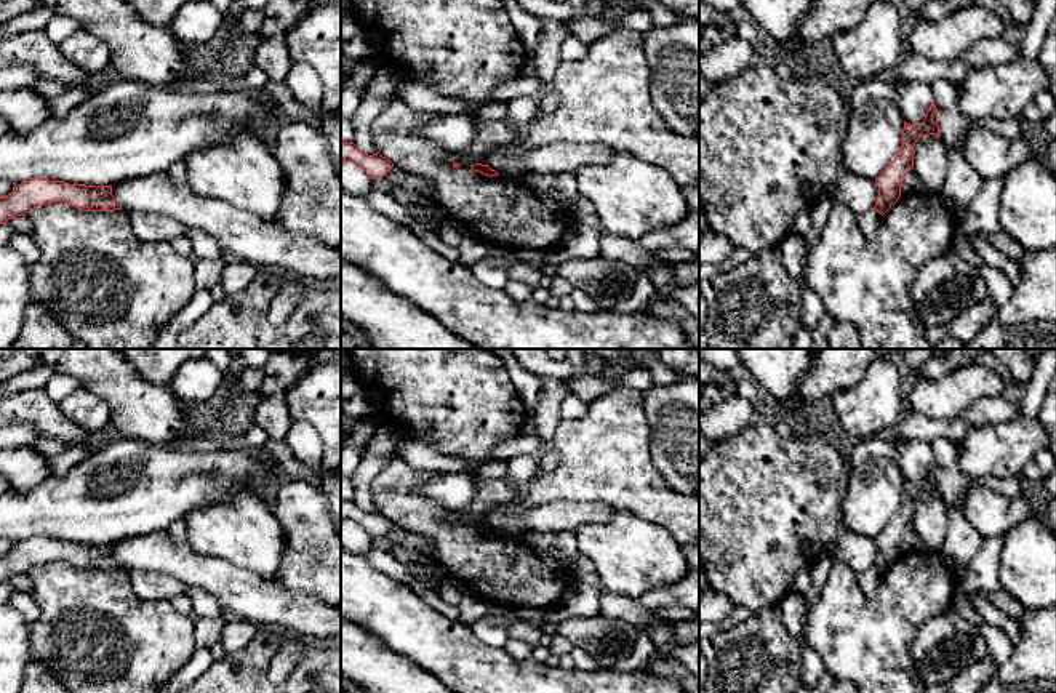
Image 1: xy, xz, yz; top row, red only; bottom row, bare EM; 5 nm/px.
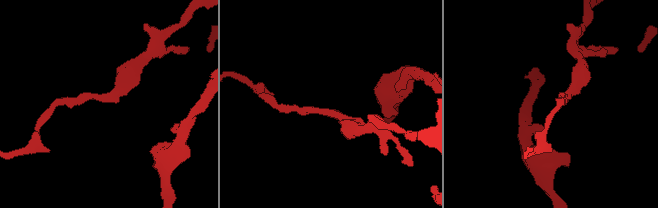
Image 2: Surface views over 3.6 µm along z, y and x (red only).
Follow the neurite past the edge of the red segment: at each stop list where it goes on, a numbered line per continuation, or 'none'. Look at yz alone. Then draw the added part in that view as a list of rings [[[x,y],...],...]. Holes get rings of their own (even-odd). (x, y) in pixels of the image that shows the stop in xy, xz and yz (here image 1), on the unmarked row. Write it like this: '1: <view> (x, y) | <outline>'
none

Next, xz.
none

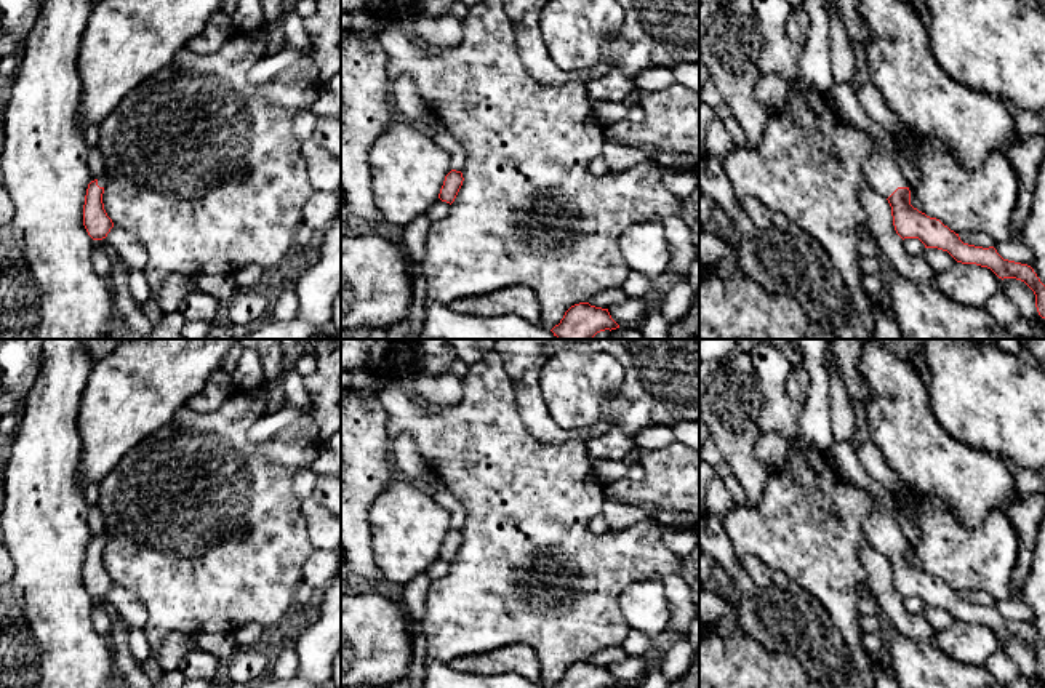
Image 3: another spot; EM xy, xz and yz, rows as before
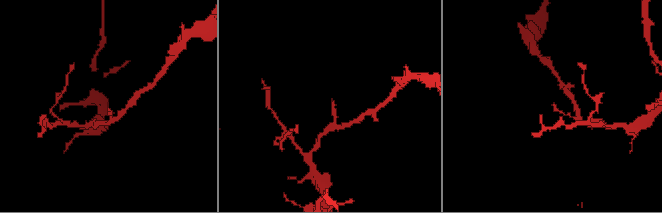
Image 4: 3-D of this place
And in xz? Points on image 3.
none

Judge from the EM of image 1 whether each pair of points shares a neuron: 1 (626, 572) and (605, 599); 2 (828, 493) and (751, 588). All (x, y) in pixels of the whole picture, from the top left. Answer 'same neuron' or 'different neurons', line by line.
1: different neurons
2: same neuron

